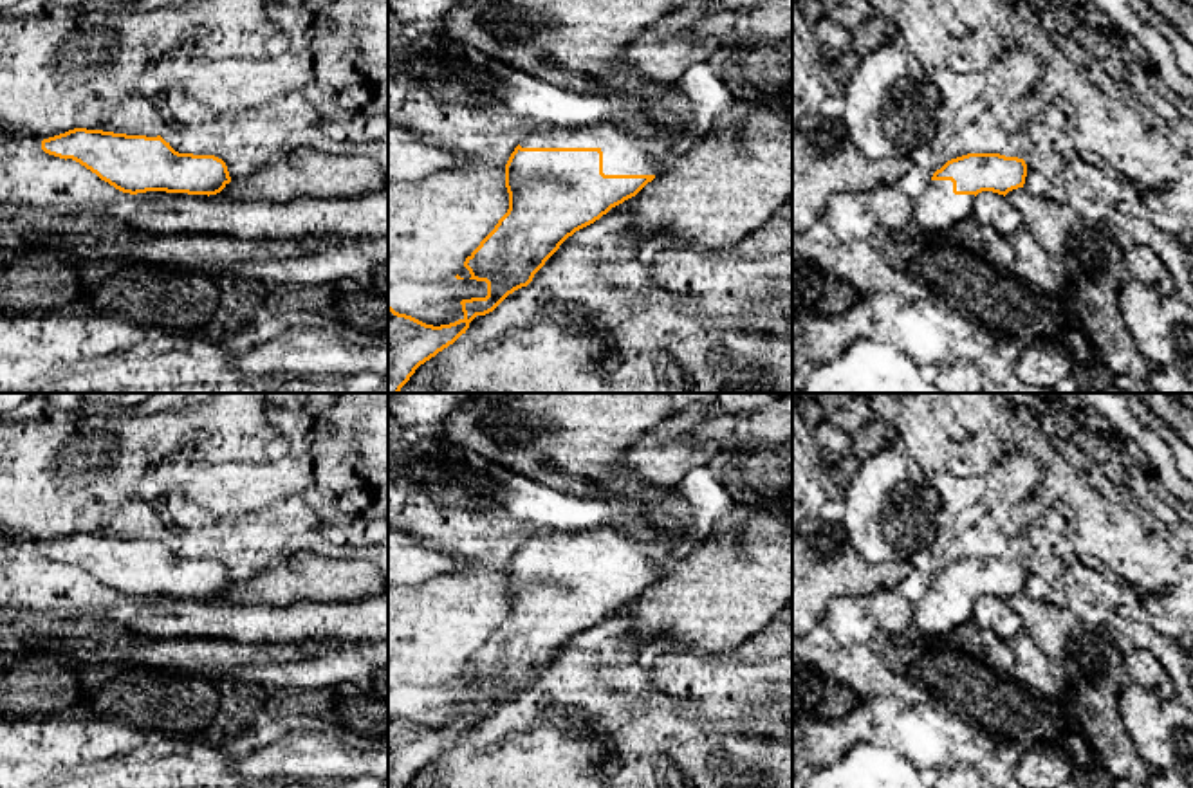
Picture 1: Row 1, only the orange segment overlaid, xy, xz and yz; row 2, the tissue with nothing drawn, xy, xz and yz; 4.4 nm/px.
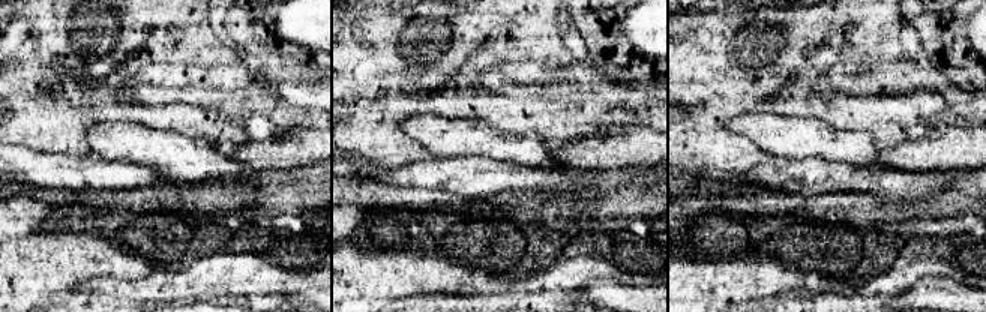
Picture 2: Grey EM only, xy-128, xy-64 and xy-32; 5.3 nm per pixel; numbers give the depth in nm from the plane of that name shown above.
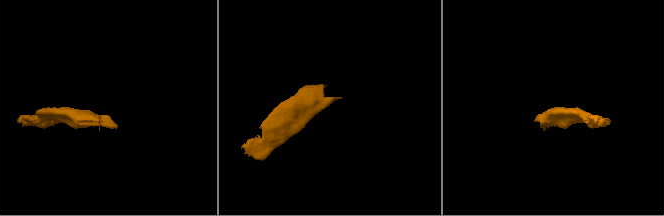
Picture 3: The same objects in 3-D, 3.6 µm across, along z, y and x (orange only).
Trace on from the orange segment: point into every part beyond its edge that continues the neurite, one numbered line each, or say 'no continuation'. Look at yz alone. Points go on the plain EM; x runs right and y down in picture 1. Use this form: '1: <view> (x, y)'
1: yz (937, 612)

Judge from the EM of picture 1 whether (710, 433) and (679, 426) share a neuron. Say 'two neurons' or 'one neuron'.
two neurons

